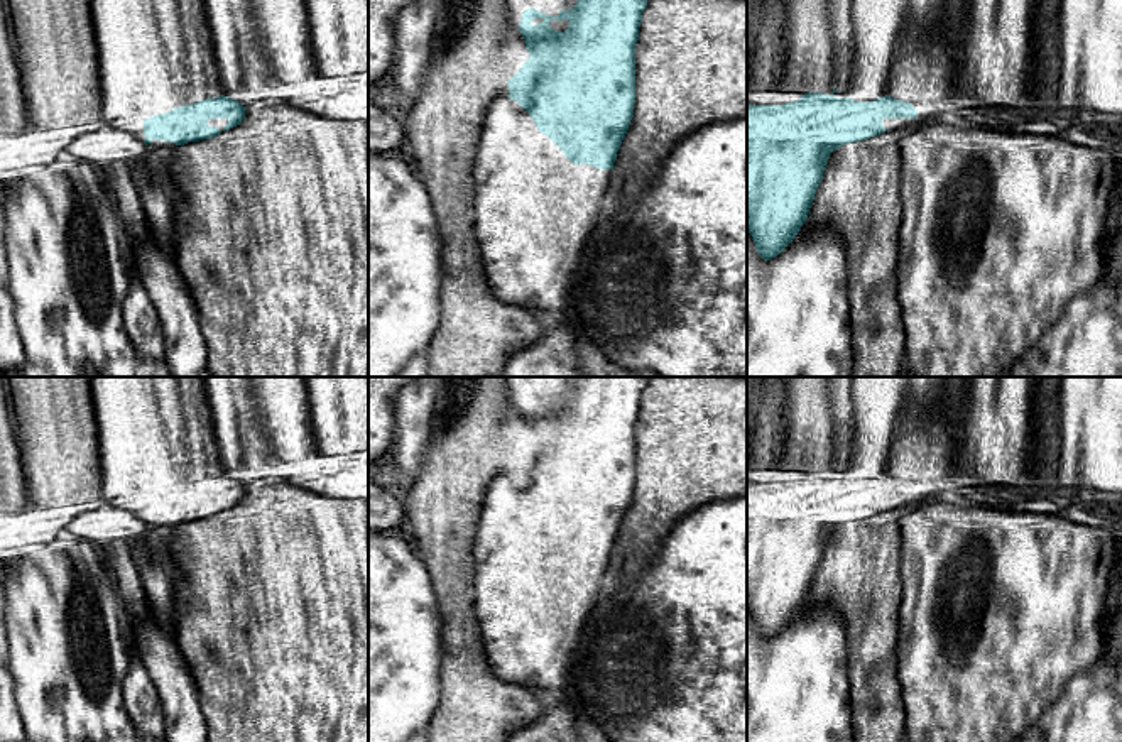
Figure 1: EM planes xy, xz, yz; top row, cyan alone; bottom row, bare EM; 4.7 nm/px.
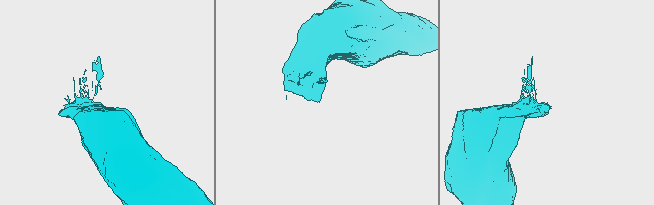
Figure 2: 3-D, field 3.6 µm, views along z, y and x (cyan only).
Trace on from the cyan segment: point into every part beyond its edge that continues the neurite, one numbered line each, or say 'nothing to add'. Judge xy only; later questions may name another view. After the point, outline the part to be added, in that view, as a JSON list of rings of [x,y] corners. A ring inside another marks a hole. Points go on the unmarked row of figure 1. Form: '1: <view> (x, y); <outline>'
1: xy (154, 433); [[[90,377],[103,499],[142,521],[144,500],[223,473],[204,377]]]

